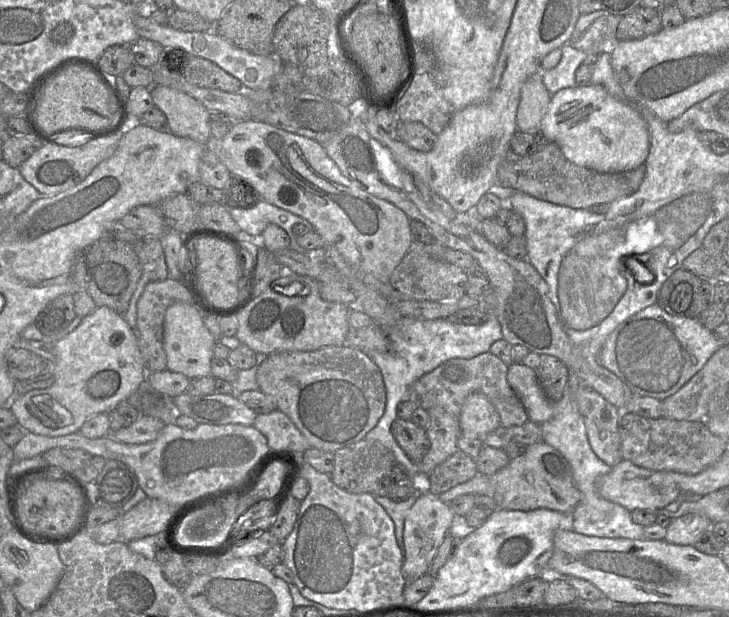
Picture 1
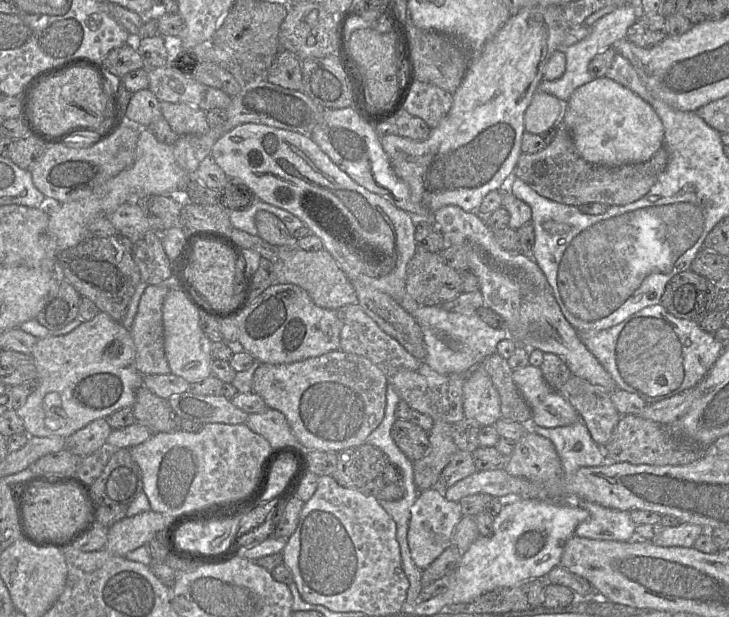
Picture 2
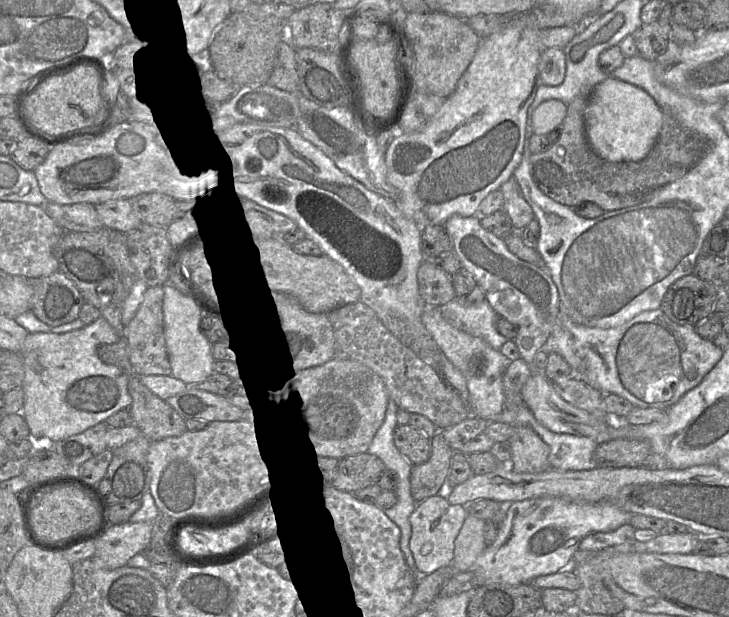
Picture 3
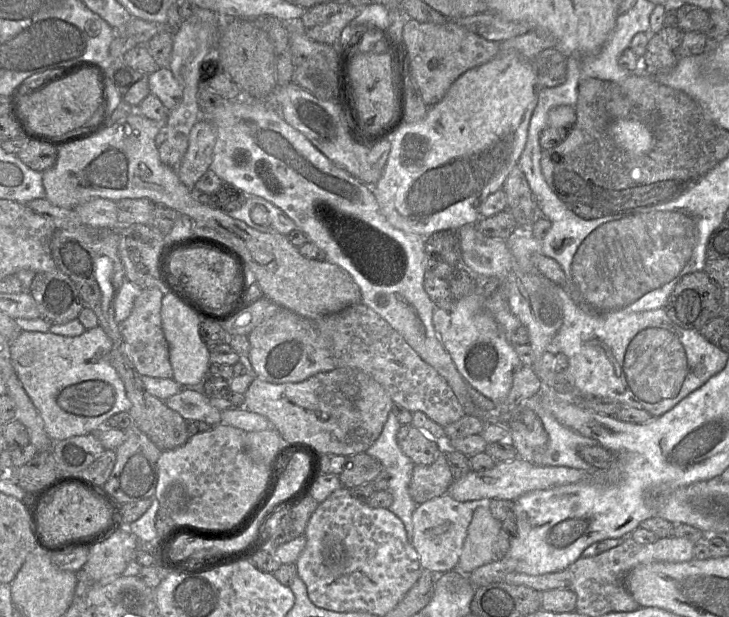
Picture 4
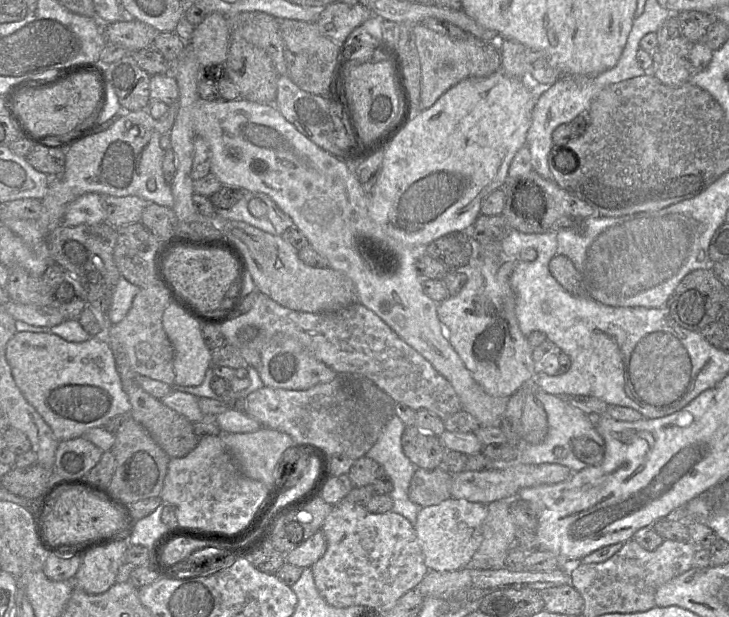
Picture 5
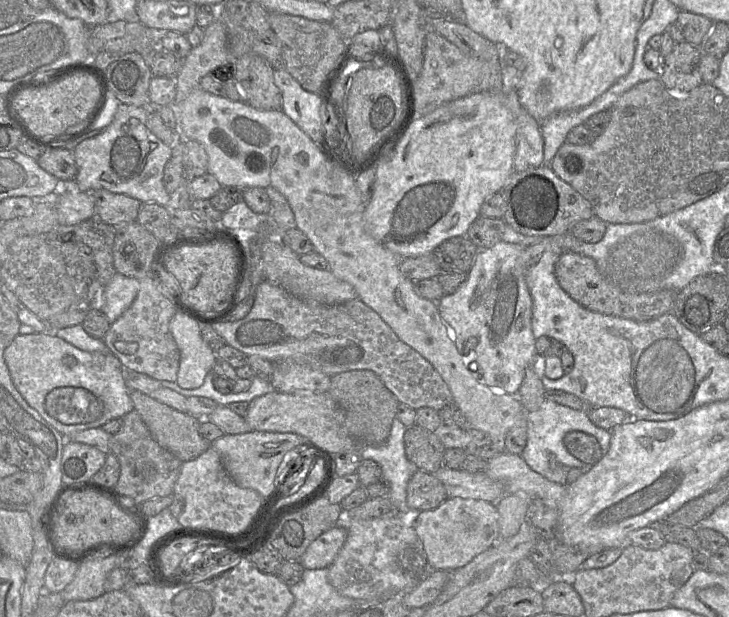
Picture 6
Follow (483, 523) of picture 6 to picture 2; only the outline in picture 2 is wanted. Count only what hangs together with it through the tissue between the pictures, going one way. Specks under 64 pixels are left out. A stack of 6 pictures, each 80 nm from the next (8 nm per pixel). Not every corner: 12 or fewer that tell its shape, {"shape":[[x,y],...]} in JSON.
{"shape":[[437,489],[410,510],[412,560],[427,568],[451,545],[459,503]]}

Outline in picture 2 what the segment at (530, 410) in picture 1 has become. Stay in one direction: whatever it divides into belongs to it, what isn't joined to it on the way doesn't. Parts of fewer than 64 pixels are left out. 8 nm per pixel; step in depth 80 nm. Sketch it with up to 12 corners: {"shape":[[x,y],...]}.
{"shape":[[540,367],[513,370],[531,422],[544,428],[580,420]]}

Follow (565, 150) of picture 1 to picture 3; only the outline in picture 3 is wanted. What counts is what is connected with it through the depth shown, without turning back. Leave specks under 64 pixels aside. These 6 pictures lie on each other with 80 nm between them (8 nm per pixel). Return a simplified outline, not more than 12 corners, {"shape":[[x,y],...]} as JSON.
{"shape":[[609,76],[593,87],[586,137],[610,162],[639,162],[664,111]]}

